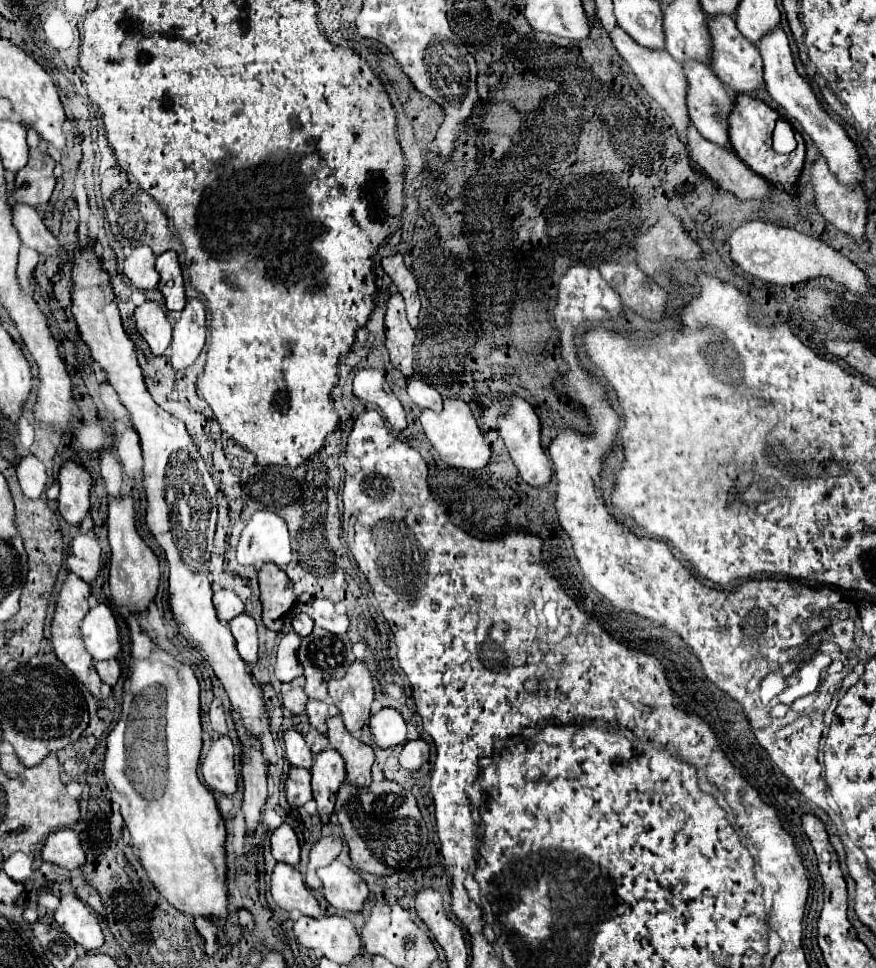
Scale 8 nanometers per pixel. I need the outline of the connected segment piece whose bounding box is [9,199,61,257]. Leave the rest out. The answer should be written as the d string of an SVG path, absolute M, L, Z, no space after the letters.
M13 199L9 201L13 207L13 225L17 227L23 245L39 251L45 257L57 257L61 253L61 245L45 227L41 215L29 205L17 205Z

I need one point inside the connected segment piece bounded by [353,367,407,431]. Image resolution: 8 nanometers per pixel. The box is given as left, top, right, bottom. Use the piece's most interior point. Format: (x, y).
(369, 385)

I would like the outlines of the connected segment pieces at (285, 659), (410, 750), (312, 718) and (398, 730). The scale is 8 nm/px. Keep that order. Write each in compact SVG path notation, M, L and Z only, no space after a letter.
M295 631L287 633L281 643L279 643L279 651L277 651L277 665L275 665L275 675L281 683L289 683L295 677L303 675L303 667L297 661L297 649L299 649L299 635Z
M423 739L407 741L401 755L399 755L399 763L407 771L417 771L427 759L429 759L429 745Z
M309 699L307 701L307 717L309 717L309 723L319 729L321 733L327 731L327 717L329 717L329 703L321 703L321 701L315 701L315 699Z
M381 709L369 719L369 731L375 747L393 749L405 741L407 727L395 709Z

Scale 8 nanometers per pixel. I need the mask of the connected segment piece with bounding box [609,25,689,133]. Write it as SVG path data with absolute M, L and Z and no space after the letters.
M619 25L613 31L609 31L609 39L613 41L613 47L617 49L617 53L629 63L633 73L639 77L639 83L645 87L645 91L667 111L667 115L673 119L677 131L683 133L689 123L689 115L687 115L687 105L685 105L687 81L685 81L681 65L673 57L669 57L669 53L665 53L663 49L655 51L655 49L645 49L643 45L637 45Z

